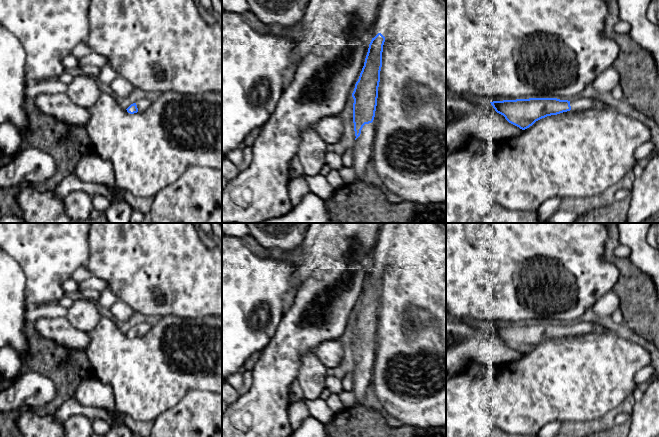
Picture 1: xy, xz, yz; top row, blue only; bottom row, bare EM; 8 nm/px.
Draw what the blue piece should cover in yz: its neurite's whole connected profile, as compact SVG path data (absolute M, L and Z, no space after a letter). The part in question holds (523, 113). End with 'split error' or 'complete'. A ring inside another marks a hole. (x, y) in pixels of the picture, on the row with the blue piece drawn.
M529 98L490 102L495 111L505 119L525 130L536 121L551 115L557 115L572 110L586 110L590 108L608 108L615 104L608 98L574 98L571 101L557 98Z | split error

